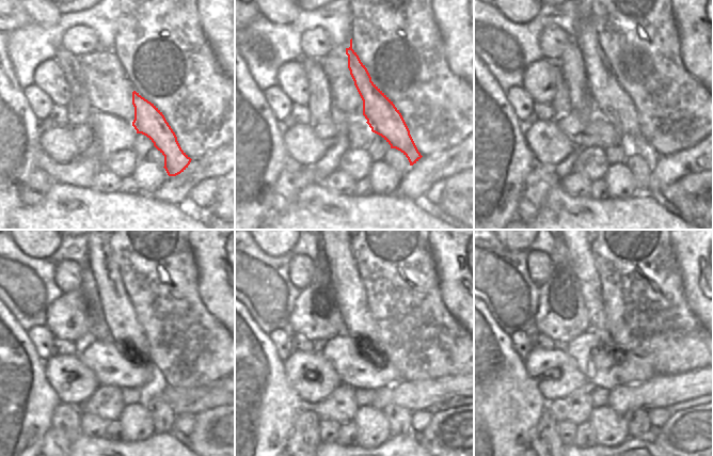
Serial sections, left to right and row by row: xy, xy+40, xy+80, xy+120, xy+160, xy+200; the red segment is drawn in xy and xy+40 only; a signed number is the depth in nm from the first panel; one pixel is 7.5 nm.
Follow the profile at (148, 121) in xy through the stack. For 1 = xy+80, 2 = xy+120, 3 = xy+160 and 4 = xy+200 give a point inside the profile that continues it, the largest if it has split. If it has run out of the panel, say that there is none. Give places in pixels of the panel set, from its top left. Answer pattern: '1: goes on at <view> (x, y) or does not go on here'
1: goes on at xy+80 (609, 100)
2: goes on at xy+120 (124, 328)
3: goes on at xy+160 (351, 295)
4: goes on at xy+200 (583, 263)

